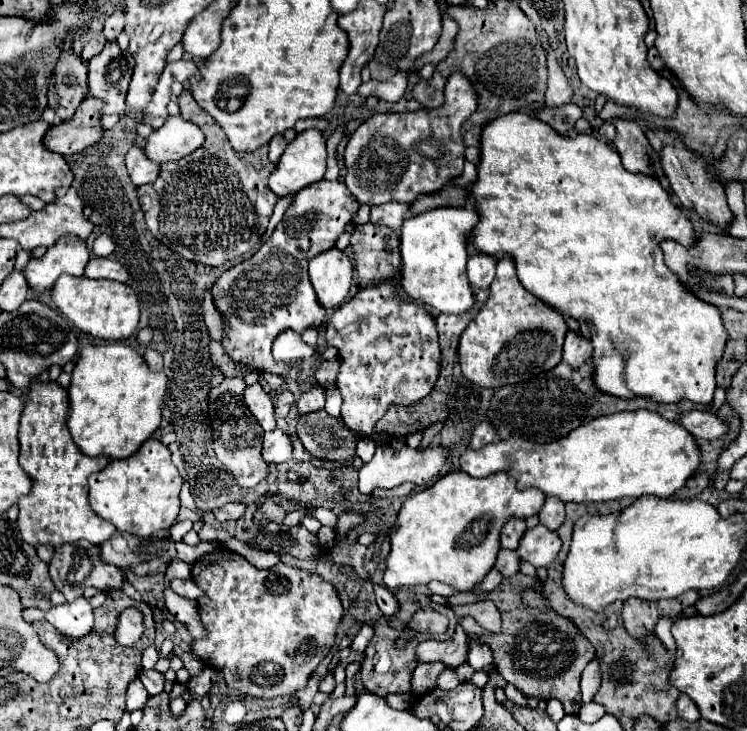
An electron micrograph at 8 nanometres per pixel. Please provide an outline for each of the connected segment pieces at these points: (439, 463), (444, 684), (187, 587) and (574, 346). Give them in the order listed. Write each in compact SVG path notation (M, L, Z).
M407 444L401 446L399 450L393 450L391 446L377 448L373 460L363 464L359 470L359 492L371 494L377 488L395 488L403 482L413 482L417 486L423 486L439 476L439 470L443 468L447 456L449 456L449 450L445 446L431 446L425 450L423 448L409 448Z
M451 668L443 670L443 672L437 676L437 686L443 688L443 690L453 690L457 684L459 684L457 674L455 674Z
M173 578L171 580L171 590L177 592L179 596L183 598L191 598L191 600L197 600L199 596L203 596L203 590L189 578L189 580L179 580L179 578Z
M567 332L563 344L563 360L571 364L575 370L593 358L593 346L587 338L581 338L575 332Z

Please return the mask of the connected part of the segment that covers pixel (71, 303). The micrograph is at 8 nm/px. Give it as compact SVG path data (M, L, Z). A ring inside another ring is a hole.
M61 276L51 288L51 300L59 312L69 318L81 332L99 340L127 340L139 322L139 302L133 288L113 280L87 280Z

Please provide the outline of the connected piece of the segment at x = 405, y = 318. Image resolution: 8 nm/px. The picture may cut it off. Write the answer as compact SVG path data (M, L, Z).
M391 284L363 288L353 300L337 308L327 324L327 344L339 348L339 356L343 360L339 376L337 376L337 388L343 396L341 418L351 430L363 436L369 436L375 442L389 440L385 438L385 434L373 434L375 424L387 414L389 406L415 404L417 400L425 398L433 390L439 378L441 352L439 352L437 328L435 328L433 316L427 314L421 304L411 304L407 300L397 298Z

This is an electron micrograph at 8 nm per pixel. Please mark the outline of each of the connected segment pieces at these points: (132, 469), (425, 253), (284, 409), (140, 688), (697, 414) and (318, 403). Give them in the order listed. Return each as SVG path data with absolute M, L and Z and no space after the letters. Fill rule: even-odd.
M149 438L143 446L125 460L111 460L101 472L89 476L89 504L97 516L111 522L119 532L129 532L139 538L147 538L157 530L169 528L179 512L179 492L183 486L183 478L179 470L171 462L171 452L157 438Z
M441 208L411 216L401 226L401 270L399 286L403 292L423 304L429 304L439 314L463 314L473 306L473 292L465 274L467 238L465 234L477 224L477 212L469 208Z
M283 390L277 398L275 398L275 414L277 418L285 418L291 410L291 406L295 404L295 398L293 398L293 392L291 390Z
M139 679L131 682L127 688L127 712L143 709L148 698L149 694Z
M691 410L681 414L681 424L697 438L705 438L705 440L715 440L725 436L727 426L721 424L715 414L705 412L705 410Z
M311 386L309 390L305 390L301 394L301 398L297 400L297 408L299 414L307 414L307 412L315 412L321 410L325 406L325 388L323 386Z

